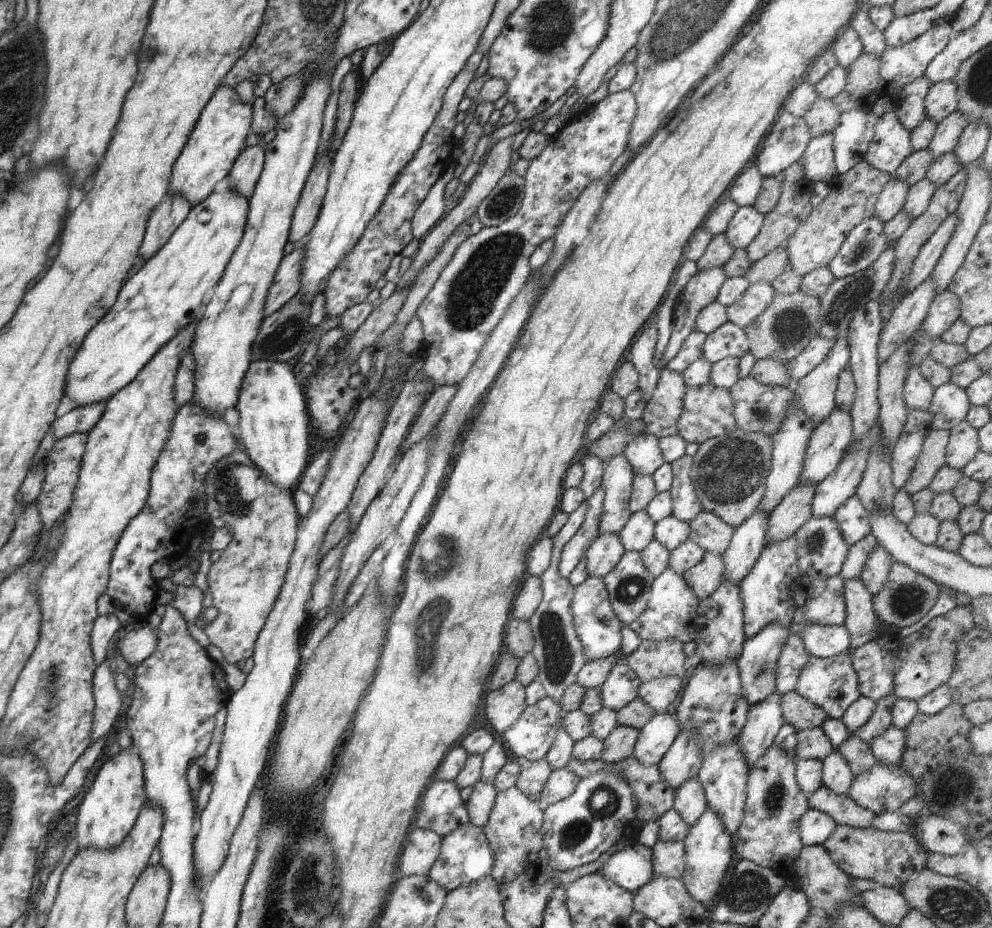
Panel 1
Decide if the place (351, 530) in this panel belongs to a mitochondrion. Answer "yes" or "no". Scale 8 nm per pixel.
no

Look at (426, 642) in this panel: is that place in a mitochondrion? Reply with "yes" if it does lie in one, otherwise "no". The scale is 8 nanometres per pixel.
yes

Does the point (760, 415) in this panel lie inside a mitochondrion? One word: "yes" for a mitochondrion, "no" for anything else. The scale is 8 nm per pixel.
yes

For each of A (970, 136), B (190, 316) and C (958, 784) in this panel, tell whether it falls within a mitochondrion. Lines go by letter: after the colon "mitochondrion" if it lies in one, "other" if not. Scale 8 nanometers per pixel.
A: other
B: other
C: mitochondrion

